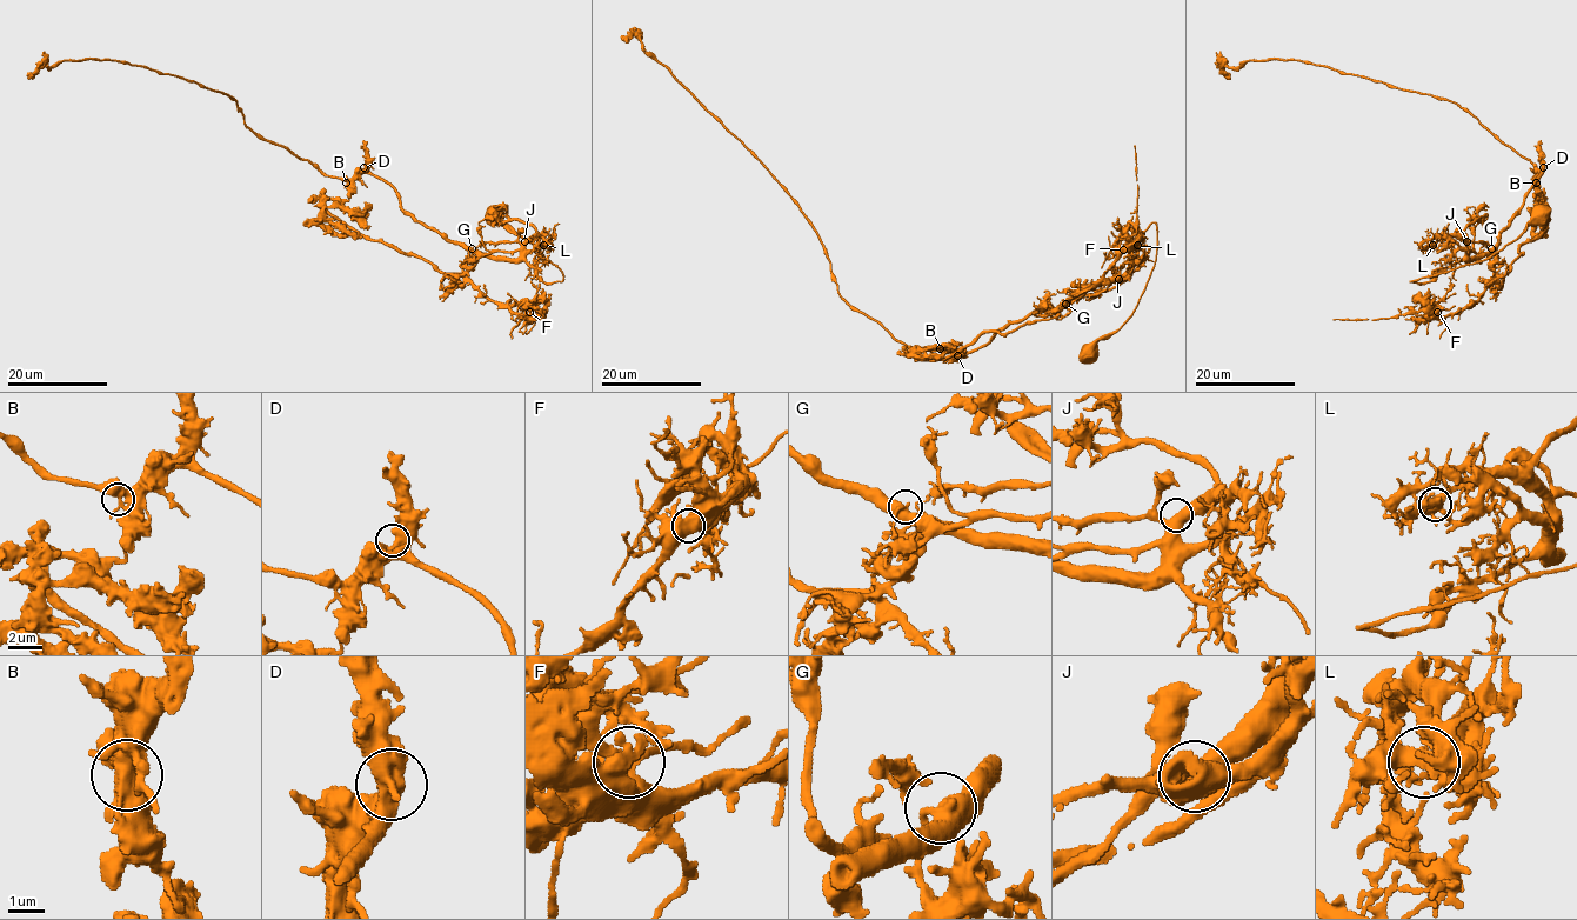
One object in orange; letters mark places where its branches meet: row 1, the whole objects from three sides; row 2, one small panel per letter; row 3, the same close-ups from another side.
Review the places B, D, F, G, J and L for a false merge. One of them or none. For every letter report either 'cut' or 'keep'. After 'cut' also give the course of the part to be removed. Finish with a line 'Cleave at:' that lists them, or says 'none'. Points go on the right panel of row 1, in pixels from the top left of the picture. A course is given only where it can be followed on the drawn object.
B: keep
D: keep
F: keep
G: cut; course (1492, 248), (1492, 270), (1507, 273), (1521, 246), (1538, 235), (1535, 210), (1539, 205), (1545, 211), (1534, 204)
J: keep
L: keep
Cleave at: G

